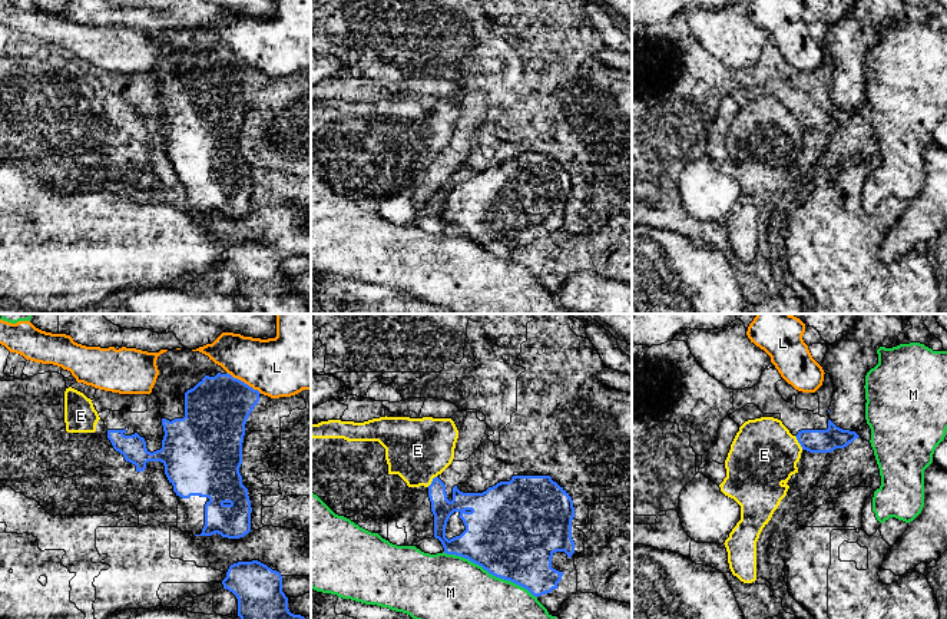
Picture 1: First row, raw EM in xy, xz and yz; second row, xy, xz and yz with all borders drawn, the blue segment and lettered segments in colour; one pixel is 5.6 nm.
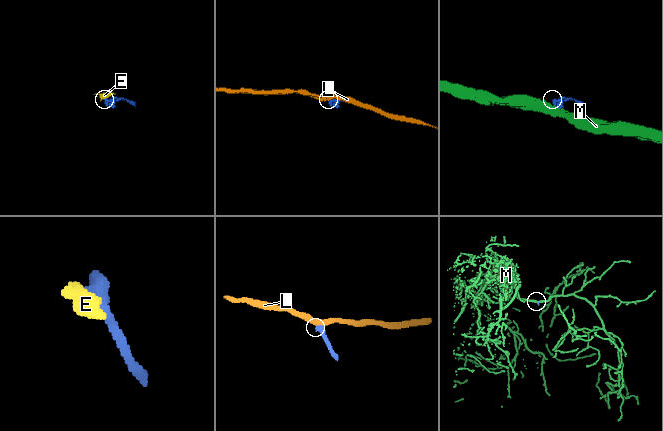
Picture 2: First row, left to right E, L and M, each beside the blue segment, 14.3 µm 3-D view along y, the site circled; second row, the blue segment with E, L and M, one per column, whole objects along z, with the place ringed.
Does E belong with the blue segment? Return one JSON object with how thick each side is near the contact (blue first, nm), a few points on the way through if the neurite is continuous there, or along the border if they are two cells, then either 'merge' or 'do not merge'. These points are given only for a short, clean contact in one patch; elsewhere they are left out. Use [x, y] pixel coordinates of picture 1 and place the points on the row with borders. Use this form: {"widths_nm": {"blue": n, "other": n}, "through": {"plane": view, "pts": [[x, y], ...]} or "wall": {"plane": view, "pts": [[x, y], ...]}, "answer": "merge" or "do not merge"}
{"widths_nm": {"blue": 130, "other": 380}, "wall": {"plane": "yz", "pts": [[794, 436], [803, 449]]}, "answer": "do not merge"}

